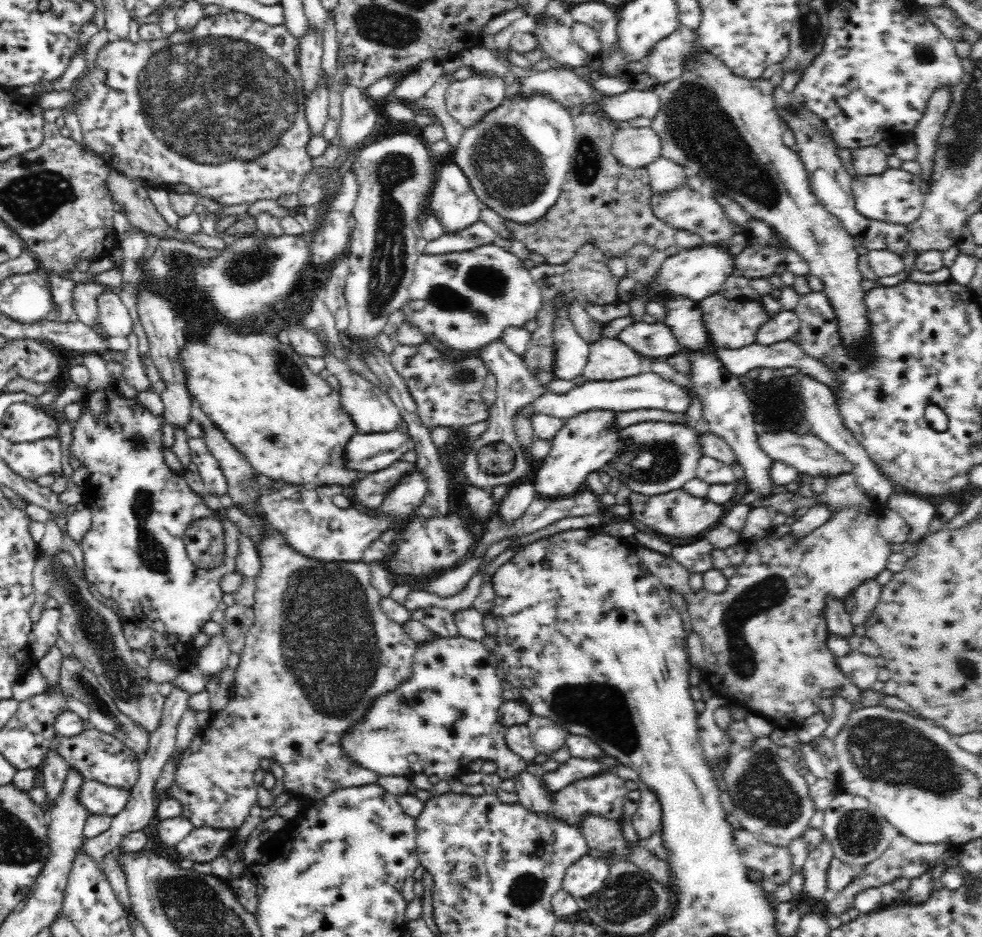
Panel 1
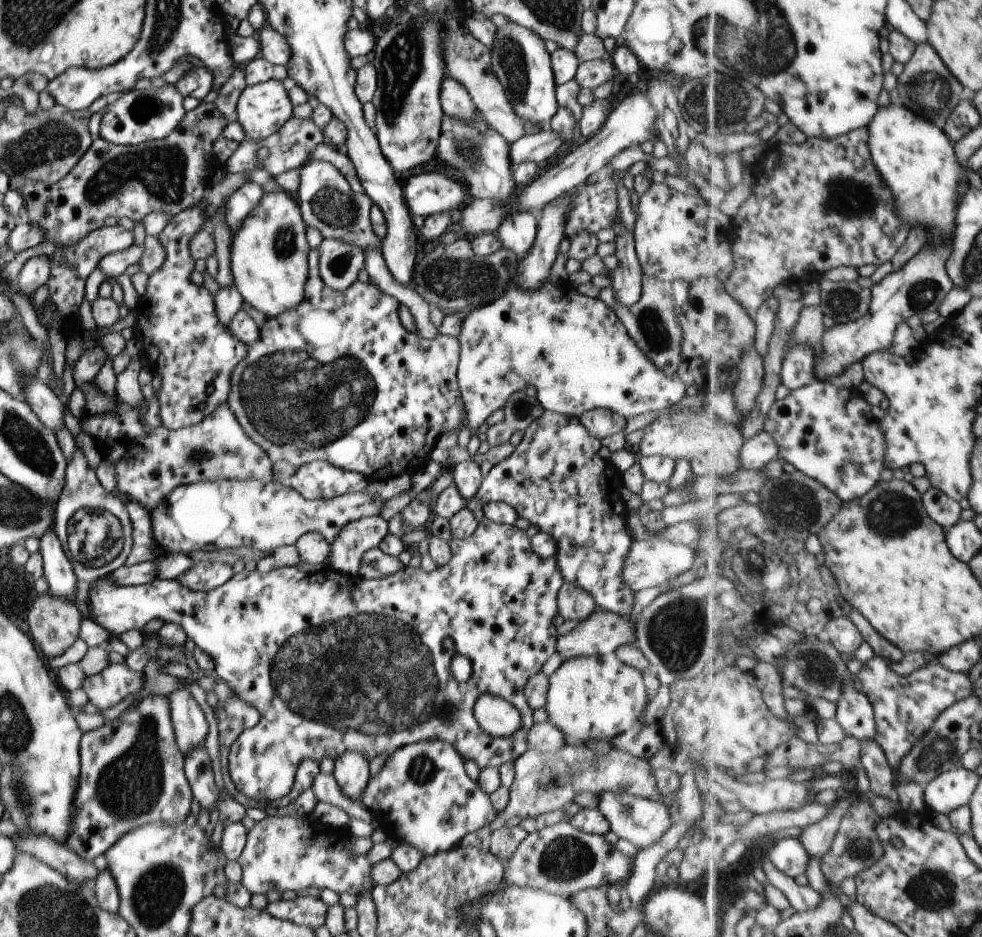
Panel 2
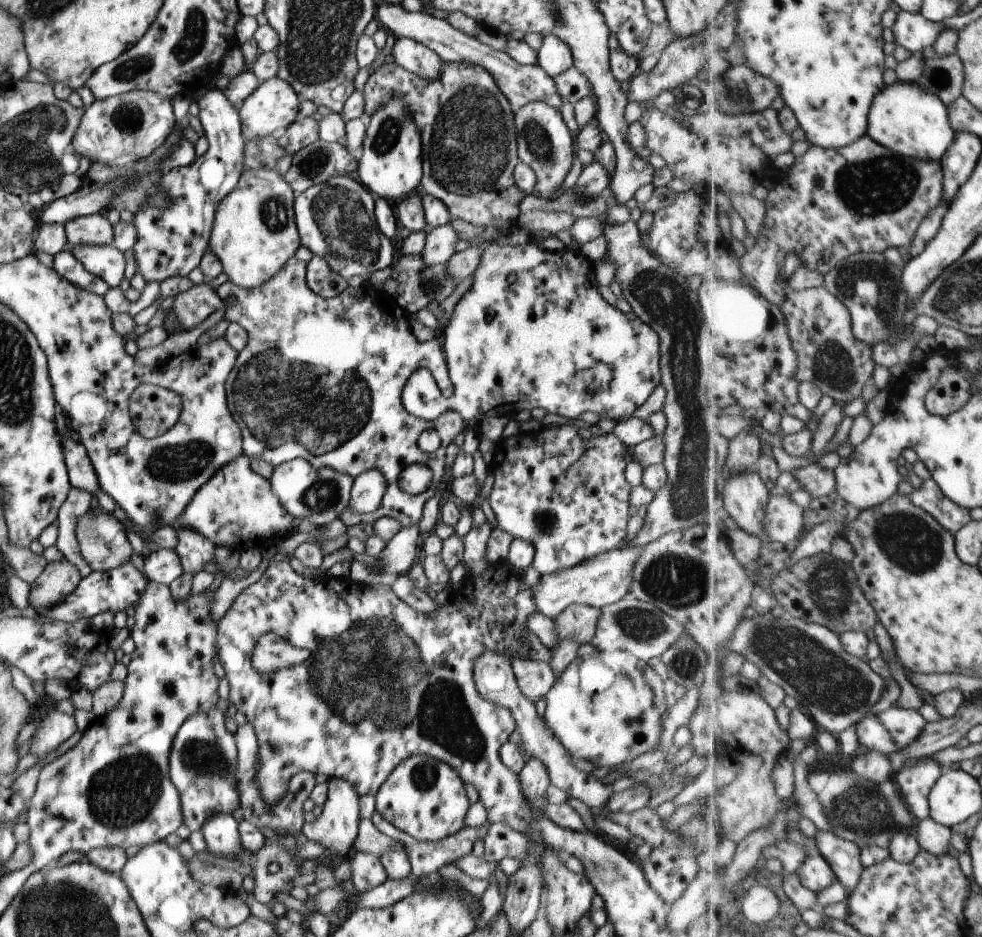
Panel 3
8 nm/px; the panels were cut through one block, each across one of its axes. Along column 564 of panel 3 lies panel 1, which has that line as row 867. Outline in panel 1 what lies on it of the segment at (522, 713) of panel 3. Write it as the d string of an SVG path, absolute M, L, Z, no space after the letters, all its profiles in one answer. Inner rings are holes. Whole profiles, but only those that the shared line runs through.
M746 829L734 830L734 836L736 846L741 849L741 862L745 862L749 870L760 870L777 885L790 882L795 871L787 846L760 842Z

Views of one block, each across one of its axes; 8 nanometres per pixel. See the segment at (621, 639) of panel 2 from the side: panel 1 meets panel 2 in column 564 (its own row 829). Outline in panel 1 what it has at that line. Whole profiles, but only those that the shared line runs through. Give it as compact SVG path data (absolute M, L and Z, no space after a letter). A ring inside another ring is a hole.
M652 789L642 790L640 804L631 819L636 831L636 840L644 843L653 834L660 831L662 810L658 797Z

